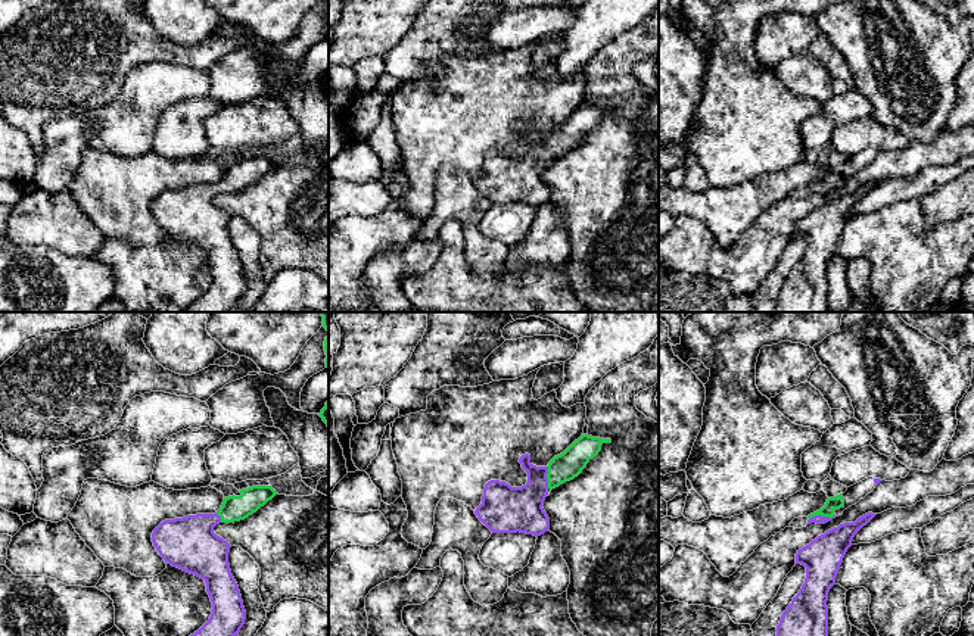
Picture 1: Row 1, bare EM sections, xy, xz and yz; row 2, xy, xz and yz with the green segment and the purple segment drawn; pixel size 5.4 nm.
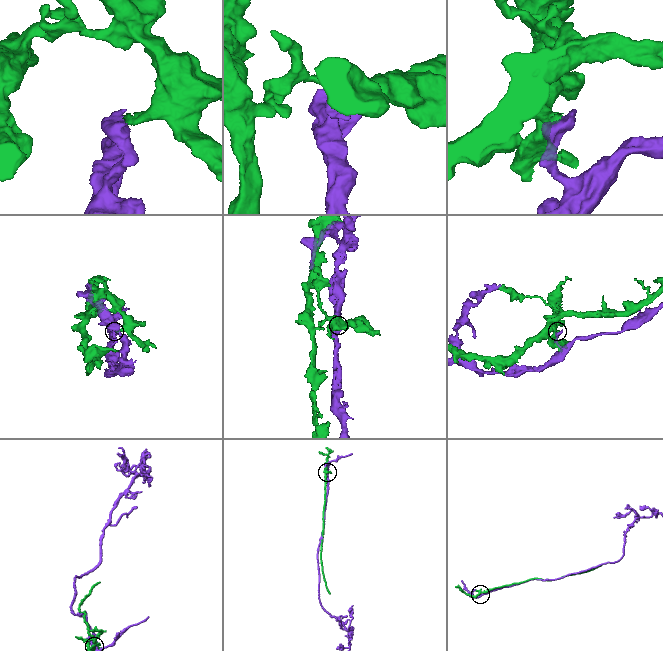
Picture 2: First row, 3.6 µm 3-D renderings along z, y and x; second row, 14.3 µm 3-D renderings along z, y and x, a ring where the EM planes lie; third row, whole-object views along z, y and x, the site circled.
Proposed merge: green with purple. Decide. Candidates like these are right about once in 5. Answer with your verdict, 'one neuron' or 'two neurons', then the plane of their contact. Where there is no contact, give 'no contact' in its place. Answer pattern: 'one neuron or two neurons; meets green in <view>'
two neurons; meets green in yz

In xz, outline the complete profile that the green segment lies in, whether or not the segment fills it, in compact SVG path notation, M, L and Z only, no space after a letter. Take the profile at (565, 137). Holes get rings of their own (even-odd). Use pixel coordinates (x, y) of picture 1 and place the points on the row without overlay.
M582 105L563 124L554 127L548 134L548 159L553 160L578 147L586 134L598 125L603 113L612 113L612 110Z

